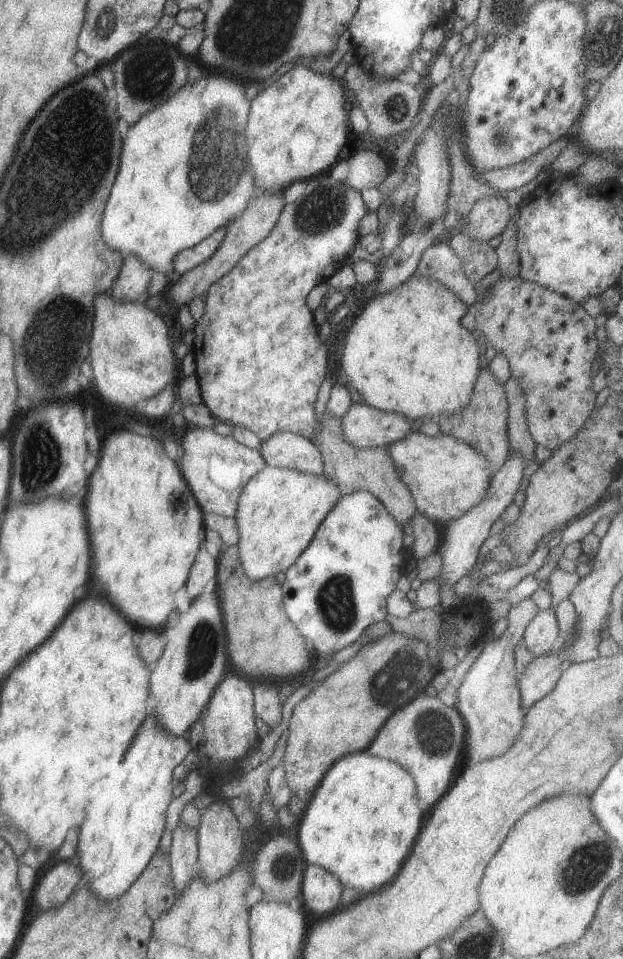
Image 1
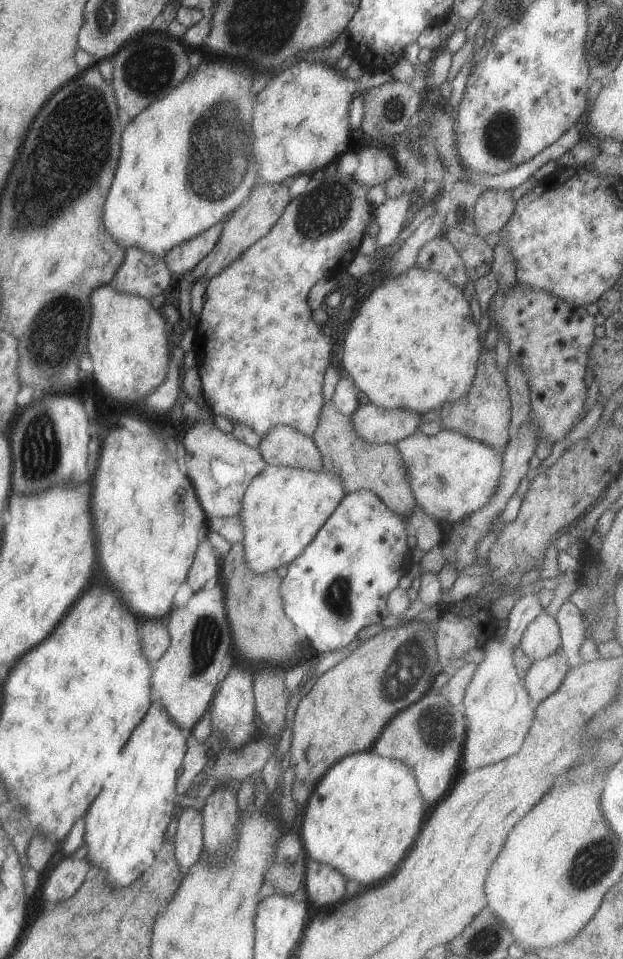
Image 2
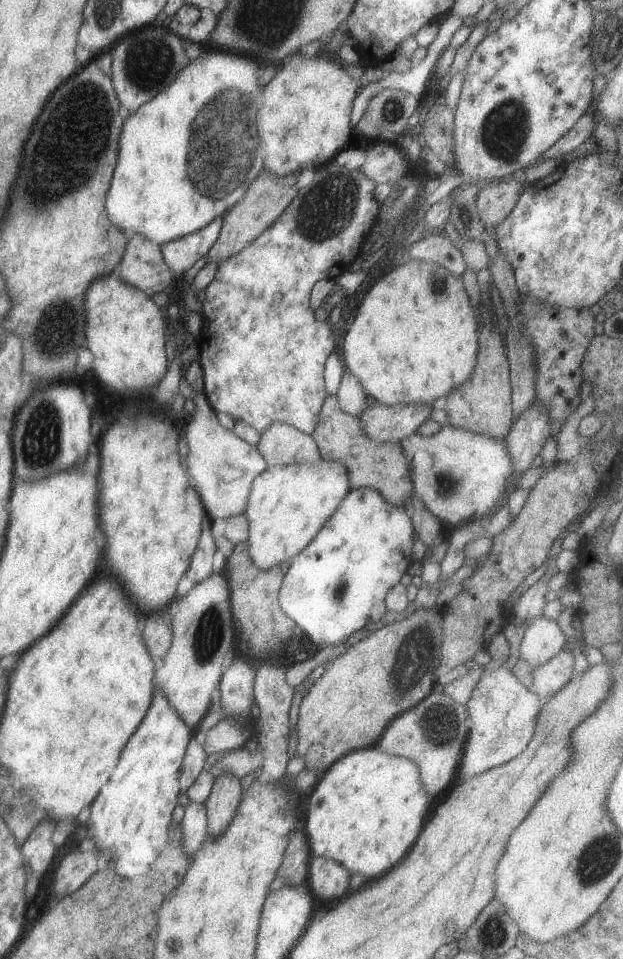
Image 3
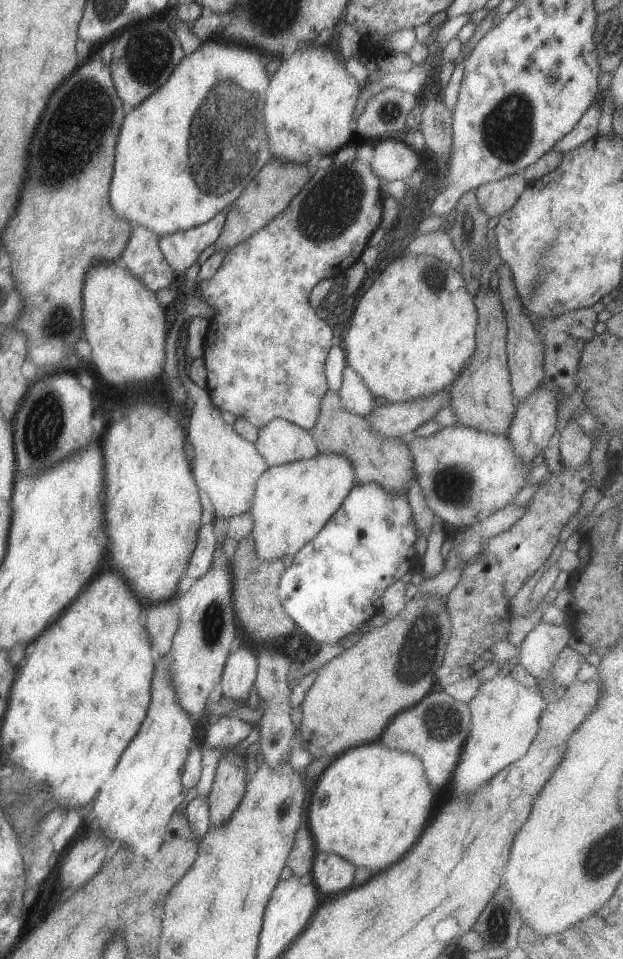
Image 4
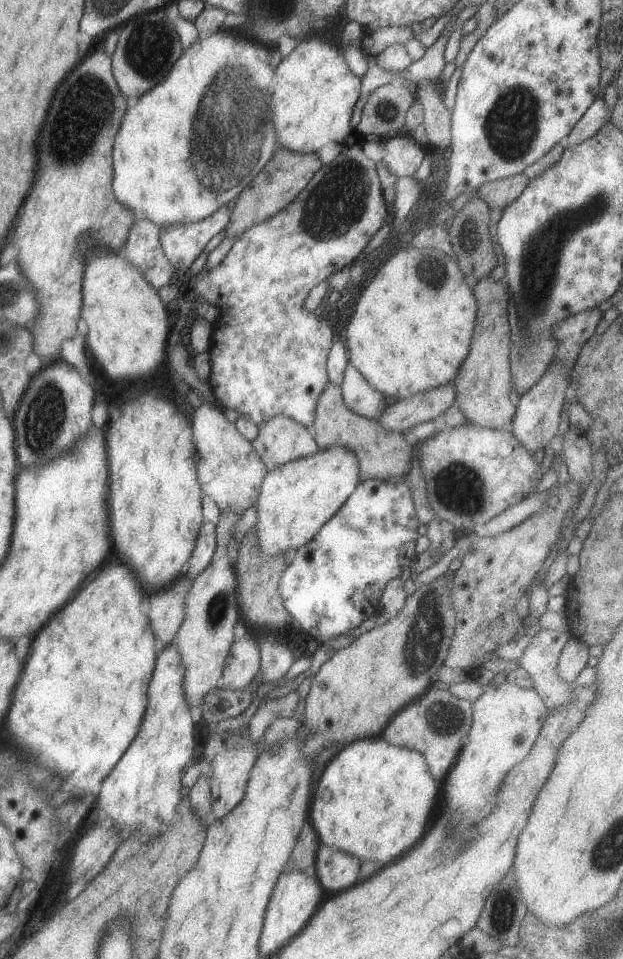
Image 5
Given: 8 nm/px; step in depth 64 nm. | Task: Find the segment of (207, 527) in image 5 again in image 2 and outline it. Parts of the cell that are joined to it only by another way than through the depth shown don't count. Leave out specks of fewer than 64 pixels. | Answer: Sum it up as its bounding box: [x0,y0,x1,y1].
[187,537,220,593]

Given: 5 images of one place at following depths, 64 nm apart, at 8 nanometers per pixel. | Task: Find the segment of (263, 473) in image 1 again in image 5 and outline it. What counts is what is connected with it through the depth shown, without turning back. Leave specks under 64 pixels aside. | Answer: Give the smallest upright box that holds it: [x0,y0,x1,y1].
[254,446,360,556]

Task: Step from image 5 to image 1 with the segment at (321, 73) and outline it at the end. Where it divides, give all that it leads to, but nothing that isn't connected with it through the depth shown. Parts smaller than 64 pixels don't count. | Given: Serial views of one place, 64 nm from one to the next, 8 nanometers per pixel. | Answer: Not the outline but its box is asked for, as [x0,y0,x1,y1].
[244,62,350,192]

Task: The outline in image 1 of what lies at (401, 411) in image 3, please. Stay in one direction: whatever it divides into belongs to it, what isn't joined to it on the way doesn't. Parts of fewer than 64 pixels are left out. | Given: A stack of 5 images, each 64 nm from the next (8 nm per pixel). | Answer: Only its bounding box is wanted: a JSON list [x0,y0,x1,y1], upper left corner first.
[342,403,417,449]

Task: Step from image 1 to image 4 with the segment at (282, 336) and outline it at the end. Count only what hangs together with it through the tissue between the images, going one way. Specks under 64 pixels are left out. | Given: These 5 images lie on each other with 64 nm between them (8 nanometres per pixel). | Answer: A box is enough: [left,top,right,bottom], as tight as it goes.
[197,160,384,431]

